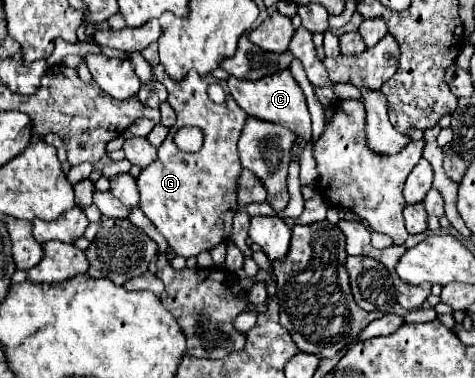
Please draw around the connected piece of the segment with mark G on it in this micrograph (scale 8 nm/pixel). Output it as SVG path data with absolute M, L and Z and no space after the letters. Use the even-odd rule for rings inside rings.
M159 65L155 67L155 79L169 91L167 103L173 107L177 121L161 143L155 163L141 169L137 177L141 193L139 209L163 233L175 255L195 257L201 251L209 251L217 243L227 241L231 235L231 221L237 213L237 177L241 173L237 142L247 115L235 107L227 83L213 75L203 77L197 71L189 71L183 81L175 83ZM211 83L219 83L227 93L223 103L213 103L209 99L207 87ZM185 125L197 125L205 135L203 147L197 153L185 153L173 143L173 135Z

